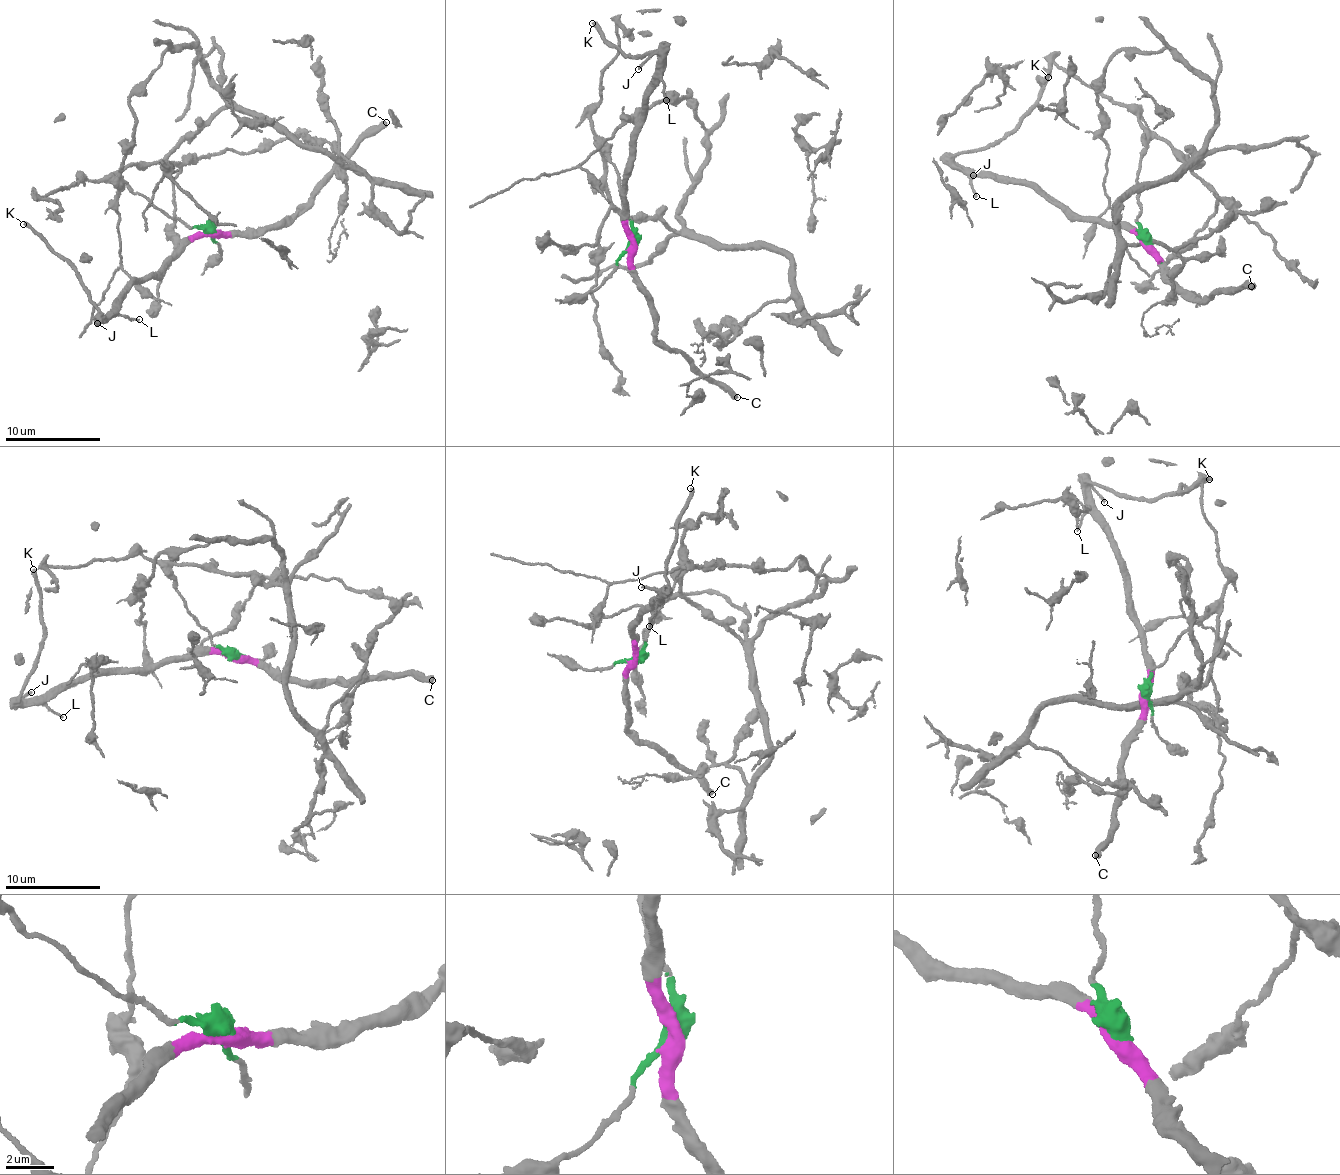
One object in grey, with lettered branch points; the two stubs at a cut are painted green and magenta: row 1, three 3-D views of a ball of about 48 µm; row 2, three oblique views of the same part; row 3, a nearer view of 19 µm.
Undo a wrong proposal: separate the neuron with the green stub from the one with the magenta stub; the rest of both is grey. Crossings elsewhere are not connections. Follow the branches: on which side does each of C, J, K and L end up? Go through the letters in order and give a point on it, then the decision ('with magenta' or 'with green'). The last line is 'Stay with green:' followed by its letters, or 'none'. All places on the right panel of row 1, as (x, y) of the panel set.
C: place (1251, 286); with magenta
J: place (973, 175); with magenta
K: place (1048, 77); with magenta
L: place (976, 196); with magenta
Stay with green: none

